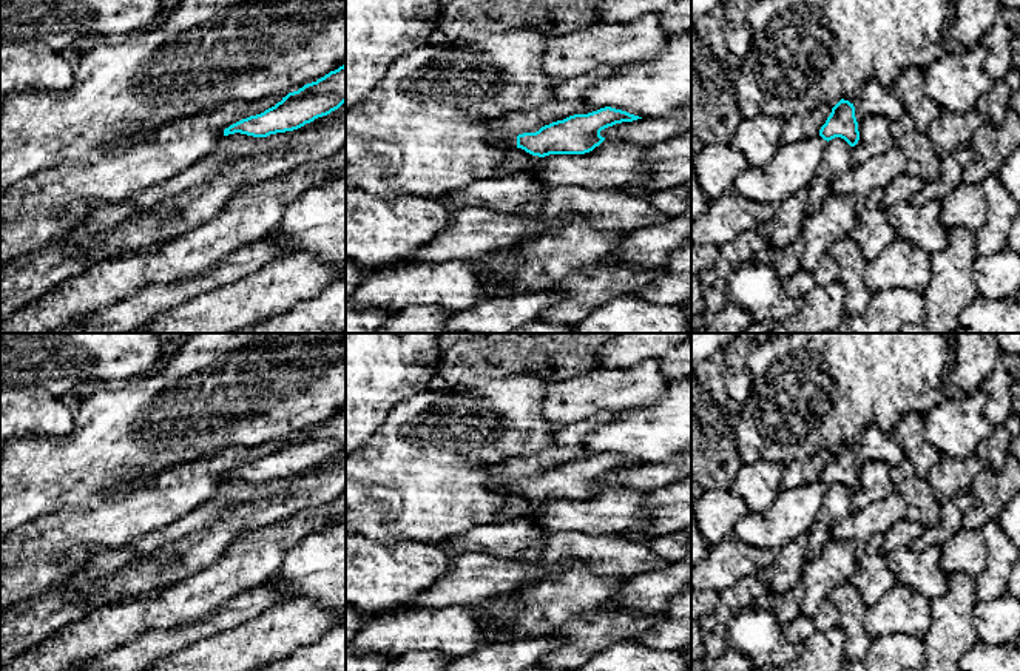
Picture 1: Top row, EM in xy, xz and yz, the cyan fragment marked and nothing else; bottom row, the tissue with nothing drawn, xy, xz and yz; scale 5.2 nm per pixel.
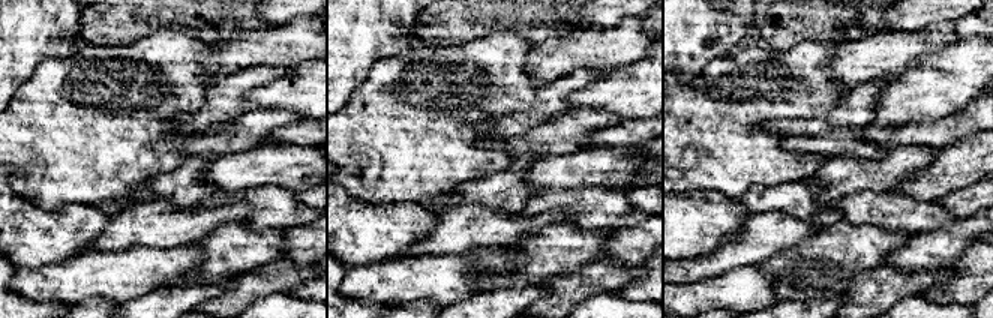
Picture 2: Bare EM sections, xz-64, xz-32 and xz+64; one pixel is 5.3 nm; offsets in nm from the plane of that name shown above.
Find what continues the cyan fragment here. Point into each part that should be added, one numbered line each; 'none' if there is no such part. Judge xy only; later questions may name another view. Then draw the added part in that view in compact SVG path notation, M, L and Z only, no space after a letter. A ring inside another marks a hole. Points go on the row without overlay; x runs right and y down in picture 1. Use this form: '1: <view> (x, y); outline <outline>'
none

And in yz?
none

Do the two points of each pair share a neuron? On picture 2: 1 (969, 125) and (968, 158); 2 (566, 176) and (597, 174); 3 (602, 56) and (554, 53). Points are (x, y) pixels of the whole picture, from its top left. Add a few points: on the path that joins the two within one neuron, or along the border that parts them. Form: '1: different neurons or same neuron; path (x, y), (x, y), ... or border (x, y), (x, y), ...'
1: different neurons; border (977, 132), (936, 147)
2: same neuron; path (573, 174), (590, 174)
3: same neuron; path (590, 53), (566, 53)

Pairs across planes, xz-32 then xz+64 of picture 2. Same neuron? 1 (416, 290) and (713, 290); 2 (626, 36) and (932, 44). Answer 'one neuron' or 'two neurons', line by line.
1: one neuron
2: one neuron

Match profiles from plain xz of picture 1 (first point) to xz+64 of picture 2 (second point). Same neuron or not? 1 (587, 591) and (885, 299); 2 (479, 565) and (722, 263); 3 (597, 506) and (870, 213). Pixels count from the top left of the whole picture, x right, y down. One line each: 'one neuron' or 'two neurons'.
1: two neurons
2: one neuron
3: two neurons

